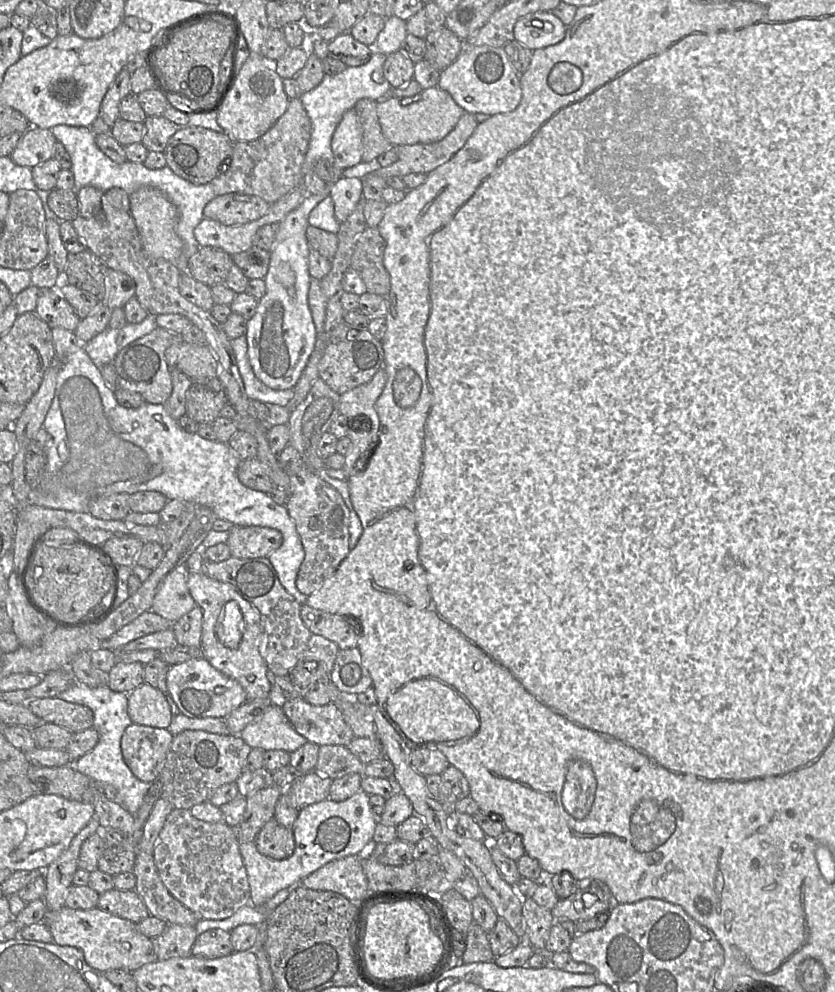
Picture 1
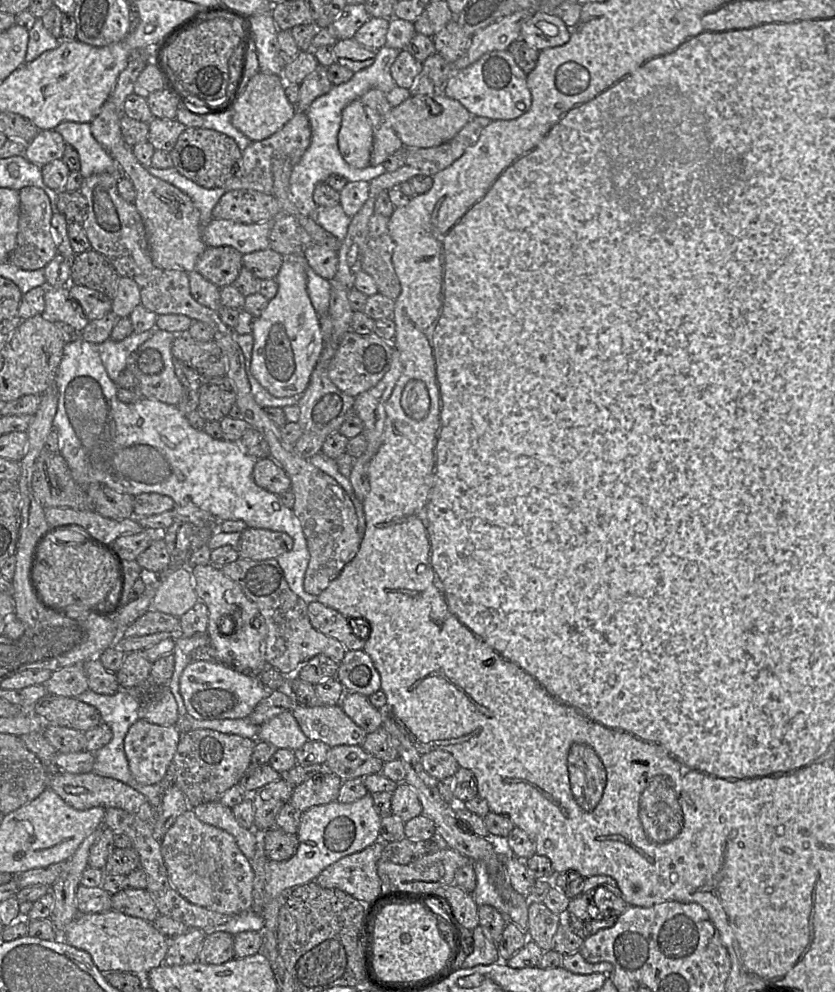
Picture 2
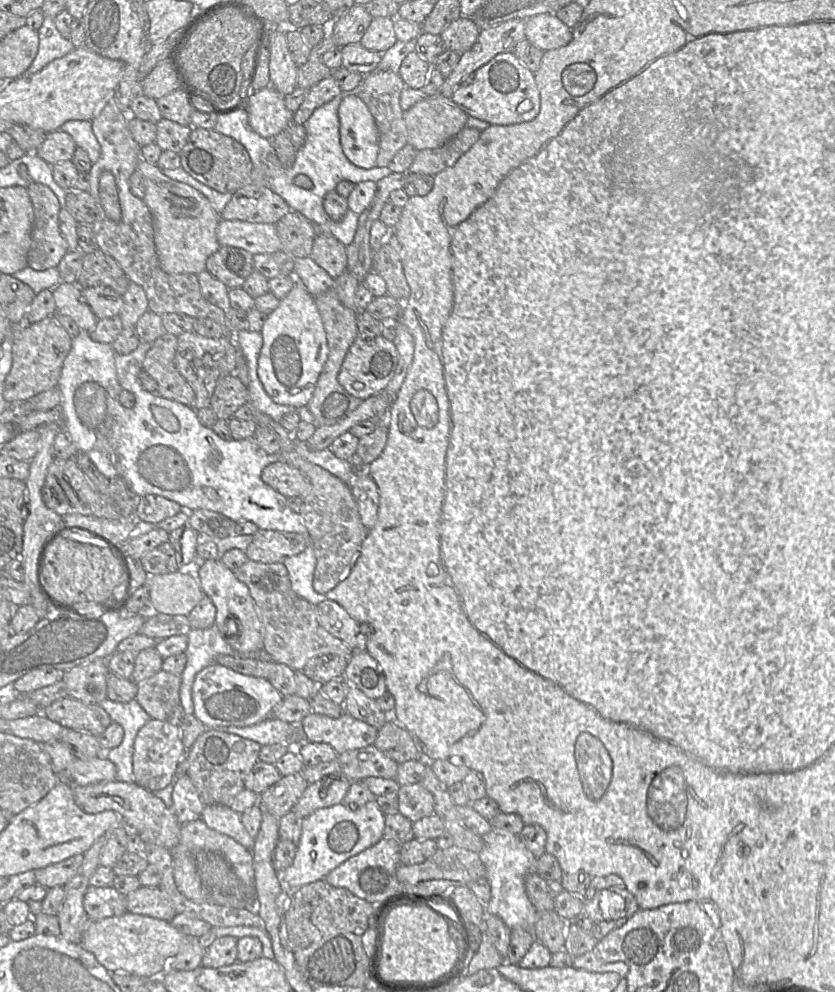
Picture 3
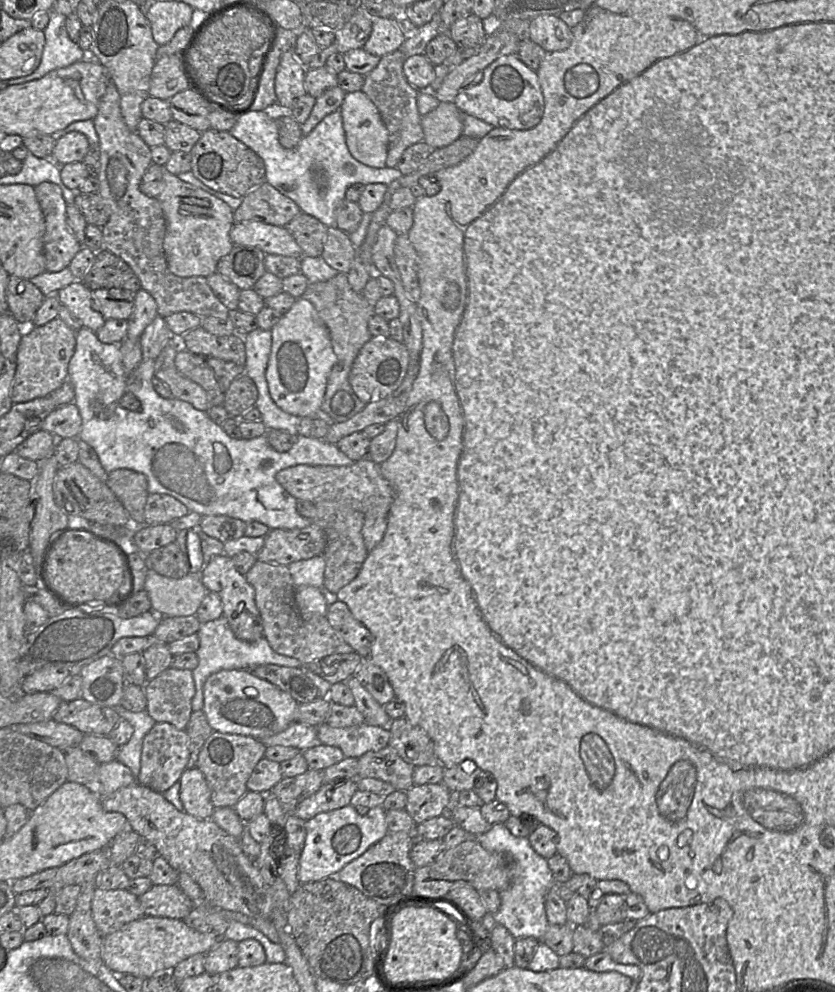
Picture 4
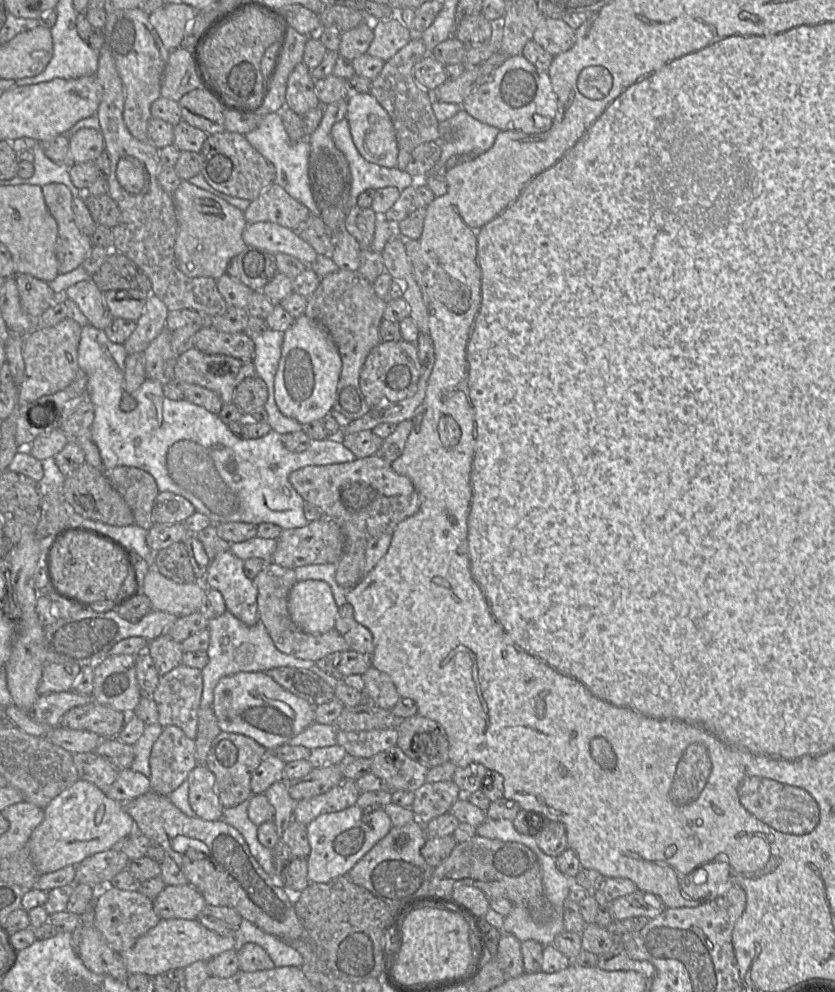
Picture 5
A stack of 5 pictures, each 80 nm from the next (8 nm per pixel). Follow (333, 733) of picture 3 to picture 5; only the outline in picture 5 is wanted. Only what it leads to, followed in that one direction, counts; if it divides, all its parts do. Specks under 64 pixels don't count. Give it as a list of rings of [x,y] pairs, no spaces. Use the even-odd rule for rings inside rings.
[[[376,729],[361,732],[338,730],[337,745],[342,746],[348,758],[370,759],[374,755],[396,747],[398,733],[394,729]]]

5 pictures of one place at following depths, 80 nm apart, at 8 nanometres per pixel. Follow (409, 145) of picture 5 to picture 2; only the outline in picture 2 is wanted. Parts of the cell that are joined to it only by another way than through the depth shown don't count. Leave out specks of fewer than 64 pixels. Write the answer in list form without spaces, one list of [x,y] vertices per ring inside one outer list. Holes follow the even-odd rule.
[[[370,89],[359,100],[373,131],[370,166],[381,165],[390,155],[404,146],[391,124],[392,106],[386,94],[379,89]]]

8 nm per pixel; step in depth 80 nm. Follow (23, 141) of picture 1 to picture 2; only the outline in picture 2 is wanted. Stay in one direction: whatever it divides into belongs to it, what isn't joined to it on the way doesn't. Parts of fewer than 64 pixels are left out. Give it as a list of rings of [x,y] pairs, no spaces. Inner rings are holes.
[[[41,130],[26,146],[24,156],[40,167],[57,159],[62,159],[67,144],[55,130]]]

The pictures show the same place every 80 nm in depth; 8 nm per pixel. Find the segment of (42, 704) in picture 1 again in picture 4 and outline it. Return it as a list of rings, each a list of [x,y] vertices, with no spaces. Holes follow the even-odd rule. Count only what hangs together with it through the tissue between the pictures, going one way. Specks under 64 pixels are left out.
[[[80,698],[62,702],[54,713],[53,720],[70,725],[85,735],[108,736],[122,718],[113,708]]]

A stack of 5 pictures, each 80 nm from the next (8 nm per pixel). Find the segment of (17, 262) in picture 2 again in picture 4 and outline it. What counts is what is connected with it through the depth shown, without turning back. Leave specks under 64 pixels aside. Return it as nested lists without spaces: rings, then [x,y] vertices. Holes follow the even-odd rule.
[[[43,182],[35,186],[34,190],[46,226],[43,236],[45,271],[60,272],[68,268],[83,245],[75,238],[67,225],[67,204],[60,187],[51,182]]]

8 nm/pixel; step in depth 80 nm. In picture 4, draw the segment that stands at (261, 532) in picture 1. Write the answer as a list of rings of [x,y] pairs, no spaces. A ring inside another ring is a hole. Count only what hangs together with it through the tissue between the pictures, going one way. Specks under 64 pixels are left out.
[[[310,523],[307,527],[300,529],[271,529],[264,536],[264,540],[264,546],[253,555],[257,557],[258,561],[284,566],[299,560],[322,555],[326,546],[324,531],[314,523]]]

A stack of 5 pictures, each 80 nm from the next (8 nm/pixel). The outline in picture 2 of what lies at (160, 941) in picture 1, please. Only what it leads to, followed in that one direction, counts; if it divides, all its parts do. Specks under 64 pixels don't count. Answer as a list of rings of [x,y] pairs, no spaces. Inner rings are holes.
[[[191,928],[182,935],[168,937],[168,950],[163,961],[164,964],[185,965],[197,961],[205,936],[202,930]]]

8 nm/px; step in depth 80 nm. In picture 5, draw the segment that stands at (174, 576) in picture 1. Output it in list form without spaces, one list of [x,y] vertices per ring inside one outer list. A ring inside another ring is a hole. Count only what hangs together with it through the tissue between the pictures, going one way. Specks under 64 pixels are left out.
[[[150,566],[144,578],[142,593],[149,598],[153,610],[182,617],[199,611],[207,589],[211,588],[200,582],[176,583]]]

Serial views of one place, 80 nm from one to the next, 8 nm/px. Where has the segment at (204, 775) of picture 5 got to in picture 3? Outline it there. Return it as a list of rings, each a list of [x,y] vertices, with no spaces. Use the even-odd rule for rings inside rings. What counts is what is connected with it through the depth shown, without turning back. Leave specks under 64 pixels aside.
[[[184,774],[174,783],[170,808],[180,824],[201,819],[205,804],[191,779]]]

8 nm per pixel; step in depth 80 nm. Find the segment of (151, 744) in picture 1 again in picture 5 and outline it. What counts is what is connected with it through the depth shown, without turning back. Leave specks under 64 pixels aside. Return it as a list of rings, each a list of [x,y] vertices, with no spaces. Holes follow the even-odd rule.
[[[165,726],[154,742],[150,757],[150,785],[152,791],[167,796],[177,789],[189,773],[197,766],[195,759],[195,743],[177,726]]]

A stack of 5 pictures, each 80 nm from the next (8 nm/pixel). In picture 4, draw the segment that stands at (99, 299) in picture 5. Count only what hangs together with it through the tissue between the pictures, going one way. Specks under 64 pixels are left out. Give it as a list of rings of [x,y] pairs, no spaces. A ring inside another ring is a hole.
[[[75,281],[67,287],[57,292],[57,298],[61,305],[65,306],[77,319],[79,319],[83,327],[97,332],[106,322],[106,319],[100,312],[93,308],[92,291],[87,288],[82,281]]]

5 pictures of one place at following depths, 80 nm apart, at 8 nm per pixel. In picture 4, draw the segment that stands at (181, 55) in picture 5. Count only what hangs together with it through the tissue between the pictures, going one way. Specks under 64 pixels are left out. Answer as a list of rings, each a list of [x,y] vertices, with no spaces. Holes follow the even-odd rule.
[[[177,54],[158,58],[151,72],[149,96],[169,101],[174,95],[188,89]]]

